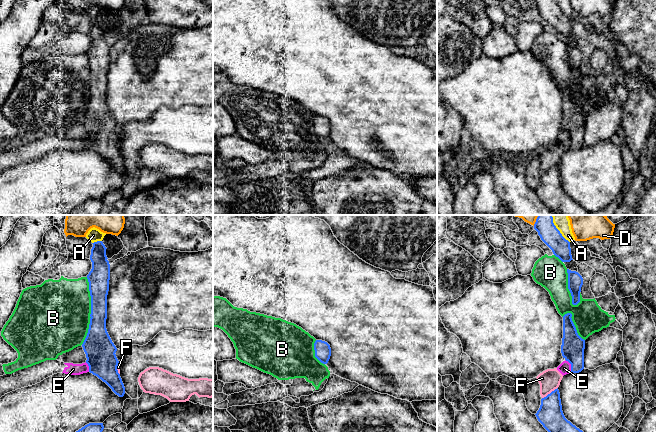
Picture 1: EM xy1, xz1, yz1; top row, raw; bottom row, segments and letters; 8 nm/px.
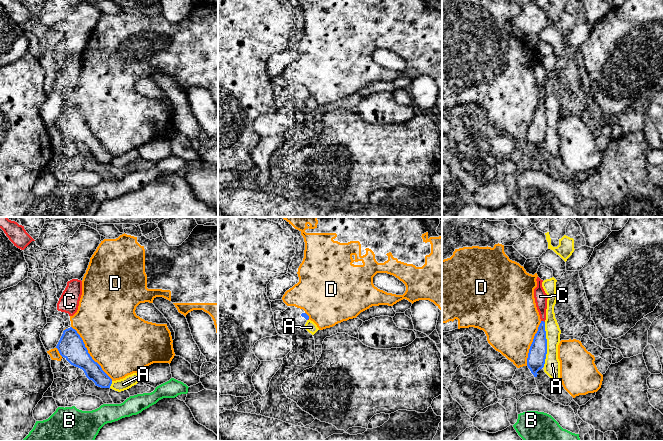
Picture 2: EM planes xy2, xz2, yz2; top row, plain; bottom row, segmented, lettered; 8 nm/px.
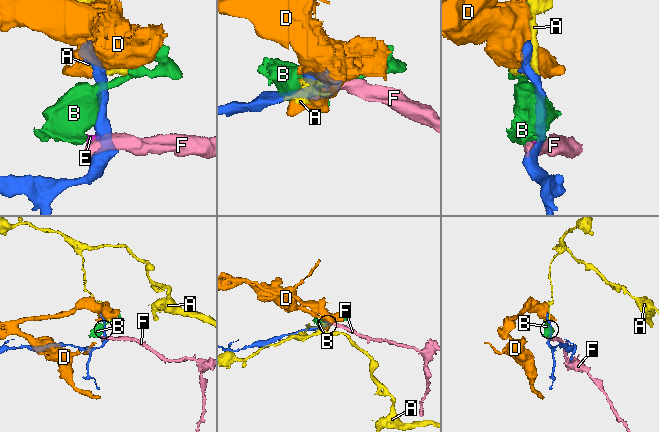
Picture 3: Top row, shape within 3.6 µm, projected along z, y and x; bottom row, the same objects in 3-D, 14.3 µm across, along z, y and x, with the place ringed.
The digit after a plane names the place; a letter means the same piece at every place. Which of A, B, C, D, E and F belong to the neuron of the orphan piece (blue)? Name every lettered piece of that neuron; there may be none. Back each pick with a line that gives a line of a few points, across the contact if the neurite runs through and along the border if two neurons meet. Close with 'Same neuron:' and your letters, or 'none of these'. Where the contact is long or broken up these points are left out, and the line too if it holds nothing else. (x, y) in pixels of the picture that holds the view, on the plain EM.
Same neuron: C

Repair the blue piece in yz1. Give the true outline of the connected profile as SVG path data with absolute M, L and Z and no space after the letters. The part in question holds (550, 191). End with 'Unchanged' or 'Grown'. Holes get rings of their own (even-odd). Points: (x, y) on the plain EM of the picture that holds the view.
M558 164L541 175L540 184L535 191L555 215L589 215L582 206L565 194Z. Unchanged

